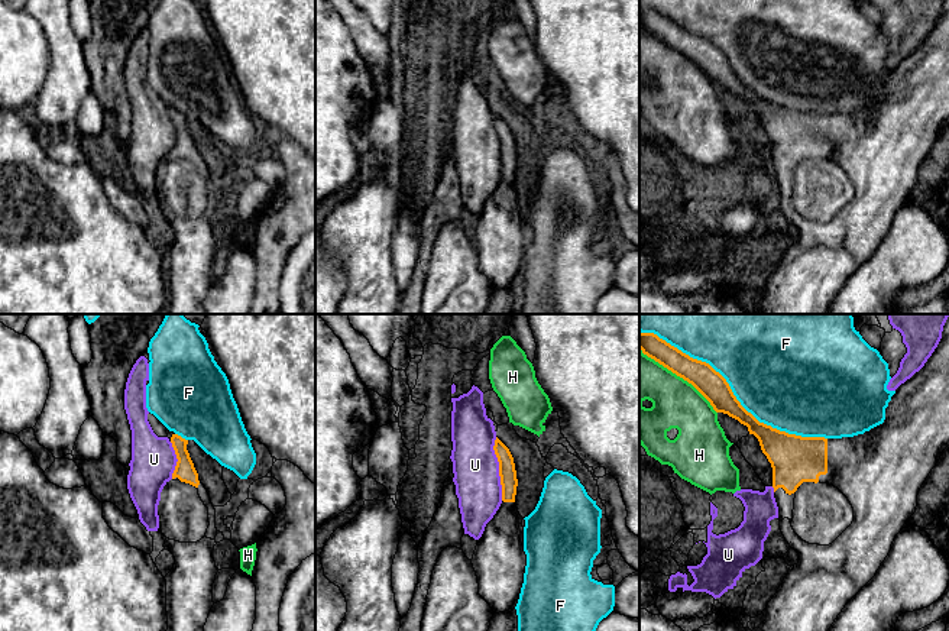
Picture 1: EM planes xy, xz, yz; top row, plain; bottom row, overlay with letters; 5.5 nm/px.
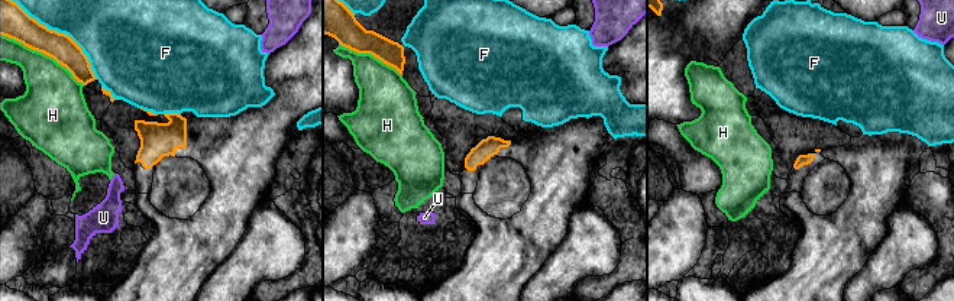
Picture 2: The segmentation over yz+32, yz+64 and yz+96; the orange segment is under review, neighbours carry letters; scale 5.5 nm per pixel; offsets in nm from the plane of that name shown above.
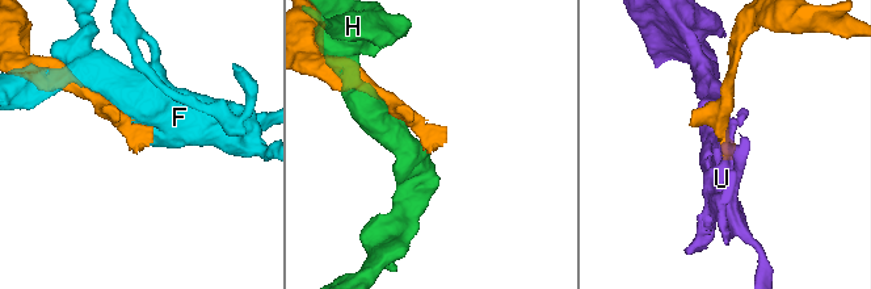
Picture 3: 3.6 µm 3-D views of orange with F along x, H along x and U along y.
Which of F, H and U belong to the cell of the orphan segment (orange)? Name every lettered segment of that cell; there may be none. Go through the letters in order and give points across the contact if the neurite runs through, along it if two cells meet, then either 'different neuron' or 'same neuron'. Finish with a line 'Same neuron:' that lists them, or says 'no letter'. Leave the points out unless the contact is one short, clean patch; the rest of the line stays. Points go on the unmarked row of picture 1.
F: different neuron
H: different neuron
U: different neuron
Same neuron: no letter

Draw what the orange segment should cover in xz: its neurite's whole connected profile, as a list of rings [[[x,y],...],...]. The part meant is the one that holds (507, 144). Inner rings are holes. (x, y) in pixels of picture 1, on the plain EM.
[[[498,113],[493,126],[499,137],[502,179],[477,216],[472,240],[479,271],[490,281],[493,289],[499,289],[514,285],[518,279],[527,230],[522,192],[515,178],[518,155],[514,133]]]

